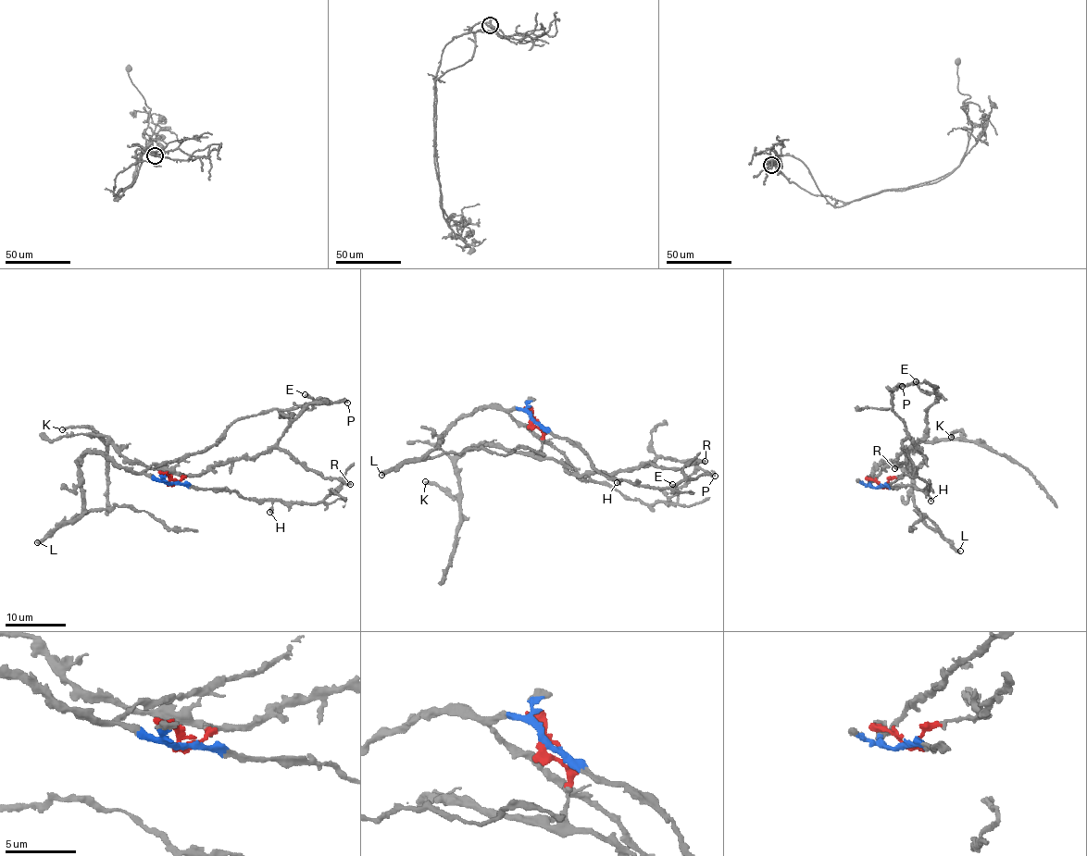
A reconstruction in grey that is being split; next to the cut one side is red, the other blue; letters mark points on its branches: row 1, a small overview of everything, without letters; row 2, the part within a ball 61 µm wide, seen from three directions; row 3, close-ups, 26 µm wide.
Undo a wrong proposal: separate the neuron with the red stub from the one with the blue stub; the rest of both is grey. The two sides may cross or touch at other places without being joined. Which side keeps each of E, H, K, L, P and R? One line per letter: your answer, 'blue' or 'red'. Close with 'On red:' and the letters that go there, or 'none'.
E: blue
H: blue
K: red
L: blue
P: red
R: red
On red: K, P, R

